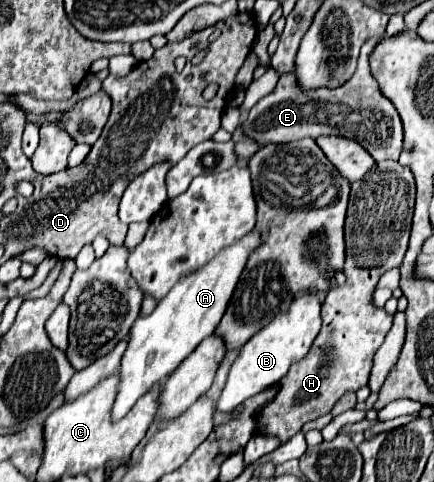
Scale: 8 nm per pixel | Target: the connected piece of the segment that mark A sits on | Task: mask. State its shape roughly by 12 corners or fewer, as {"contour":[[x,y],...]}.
{"contour":[[259,233],[137,317],[117,421],[213,335]]}

